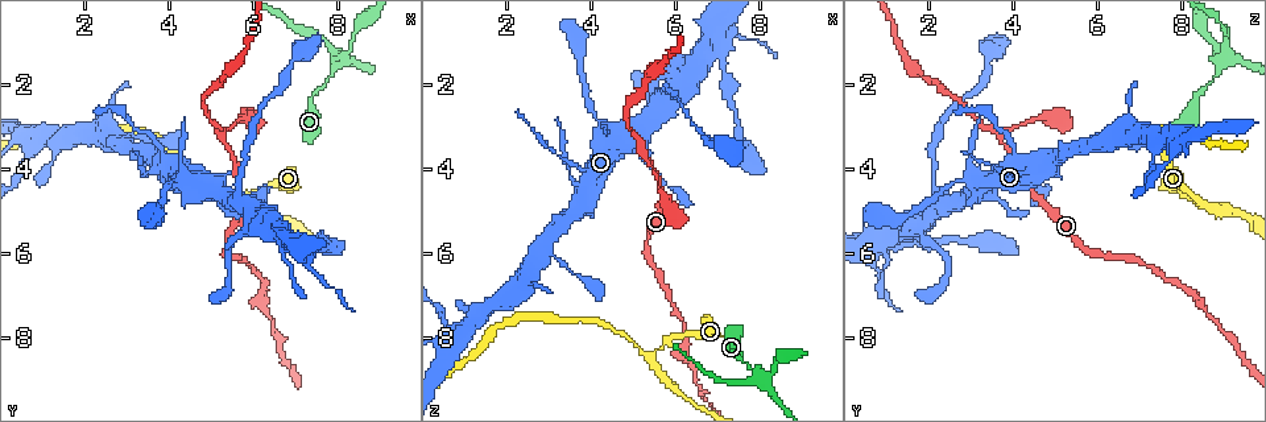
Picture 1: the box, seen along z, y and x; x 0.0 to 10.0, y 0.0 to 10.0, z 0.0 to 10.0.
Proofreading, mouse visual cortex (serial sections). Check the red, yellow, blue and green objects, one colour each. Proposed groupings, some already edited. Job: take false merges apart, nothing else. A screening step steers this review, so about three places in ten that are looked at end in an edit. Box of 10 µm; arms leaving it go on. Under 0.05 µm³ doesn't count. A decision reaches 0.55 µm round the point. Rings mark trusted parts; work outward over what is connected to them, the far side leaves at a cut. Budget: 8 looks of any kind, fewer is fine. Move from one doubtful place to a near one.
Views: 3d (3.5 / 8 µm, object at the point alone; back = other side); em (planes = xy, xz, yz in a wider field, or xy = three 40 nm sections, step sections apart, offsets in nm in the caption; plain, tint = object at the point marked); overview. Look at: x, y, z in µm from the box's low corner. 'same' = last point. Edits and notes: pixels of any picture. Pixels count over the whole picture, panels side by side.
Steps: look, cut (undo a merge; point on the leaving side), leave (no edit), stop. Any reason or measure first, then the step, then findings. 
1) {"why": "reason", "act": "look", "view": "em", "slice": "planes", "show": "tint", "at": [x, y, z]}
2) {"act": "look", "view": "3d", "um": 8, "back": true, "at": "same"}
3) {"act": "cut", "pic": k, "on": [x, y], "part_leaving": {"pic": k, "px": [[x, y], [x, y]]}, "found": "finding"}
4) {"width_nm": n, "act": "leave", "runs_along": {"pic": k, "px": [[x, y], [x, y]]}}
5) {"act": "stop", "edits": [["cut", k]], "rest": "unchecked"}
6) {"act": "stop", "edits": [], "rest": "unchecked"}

{"why": "three arms meet", "act": "look", "view": "3d", "um": 3.5, "back": true, "at": [5.35, 3.20, 3.75]}

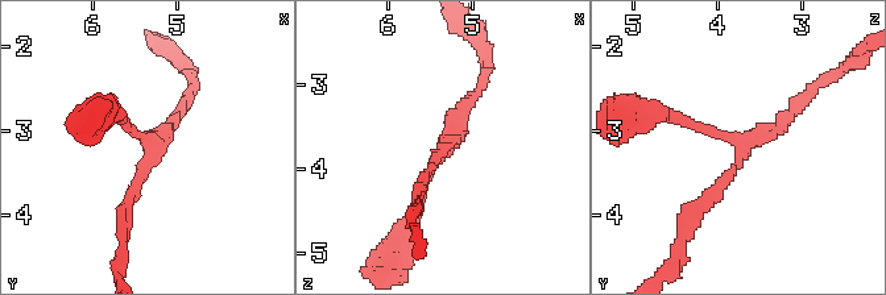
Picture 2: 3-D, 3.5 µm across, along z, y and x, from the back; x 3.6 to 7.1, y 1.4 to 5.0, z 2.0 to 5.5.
{"arms": 3, "arm_widths_nm": [150, 150, 150], "act": "look", "view": "em", "slice": "xy", "step": 1, "show": "tint", "at": [5.30, 3.20, 3.70]}

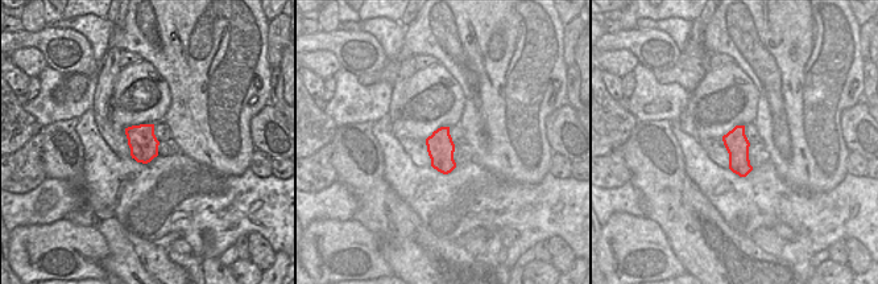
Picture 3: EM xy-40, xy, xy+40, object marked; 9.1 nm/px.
{"act": "look", "view": "em", "slice": "planes", "show": "tint", "at": "same"}

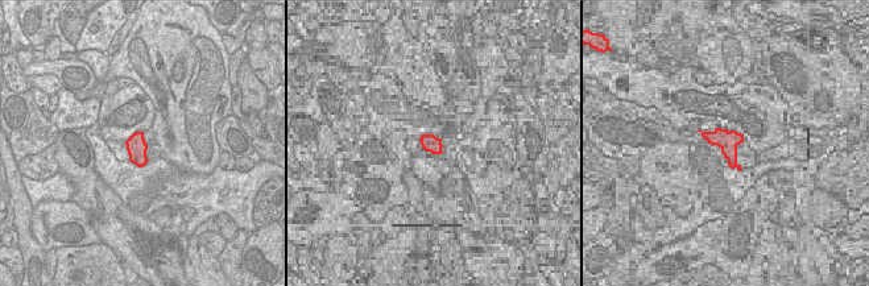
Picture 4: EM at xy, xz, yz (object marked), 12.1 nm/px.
{"width_nm": 240, "act": "leave", "runs_along": {"pic": 2, "px": [[695, 211], [803, 102]]}, "found": "continuous, no second cell"}

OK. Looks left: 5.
{"why": "looks like a crossing", "act": "look", "view": "em", "slice": "xy", "step": 2, "show": "tint", "at": [8.05, 1.40, 9.00]}

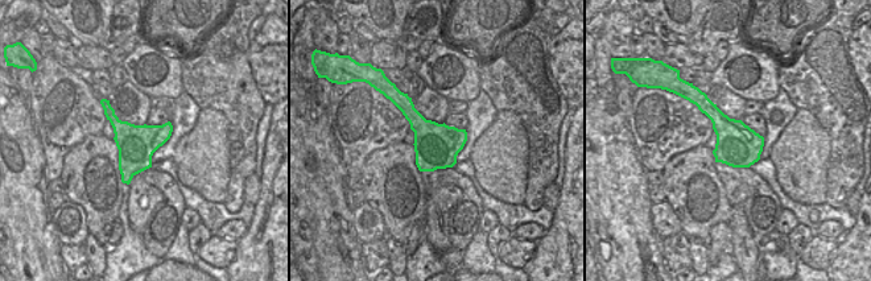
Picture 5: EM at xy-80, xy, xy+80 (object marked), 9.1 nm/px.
{"why": "wider look", "act": "look", "view": "3d", "um": 3.5, "back": true, "at": "same"}

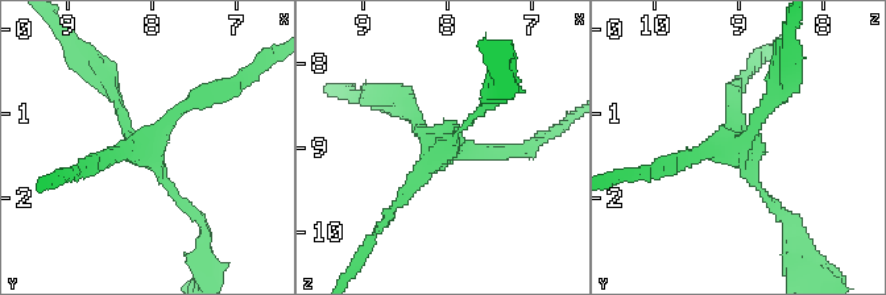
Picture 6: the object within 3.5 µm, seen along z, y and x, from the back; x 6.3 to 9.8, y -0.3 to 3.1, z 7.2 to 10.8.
{"width_nm": 400, "act": "leave", "runs_along": {"pic": 6, "px": [[189, 210], [111, 87]]}, "found": "all the same cell"}

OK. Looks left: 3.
{"why": "three arms meet", "act": "look", "view": "3d", "um": 8, "at": [5.40, 4.85, 8.45]}

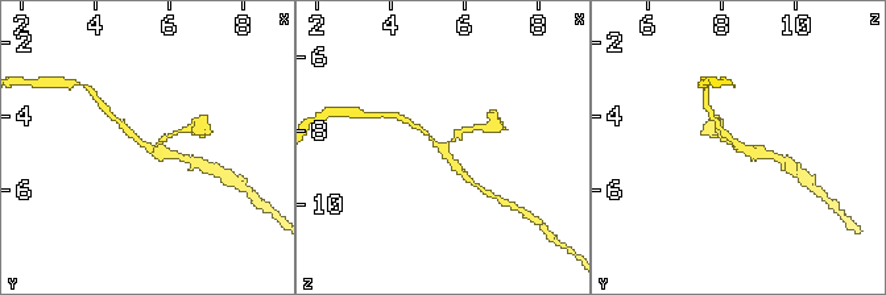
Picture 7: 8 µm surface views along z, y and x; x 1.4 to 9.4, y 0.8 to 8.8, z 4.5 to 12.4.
{"why": "closer look", "act": "look", "view": "3d", "um": 3.5, "at": "same"}

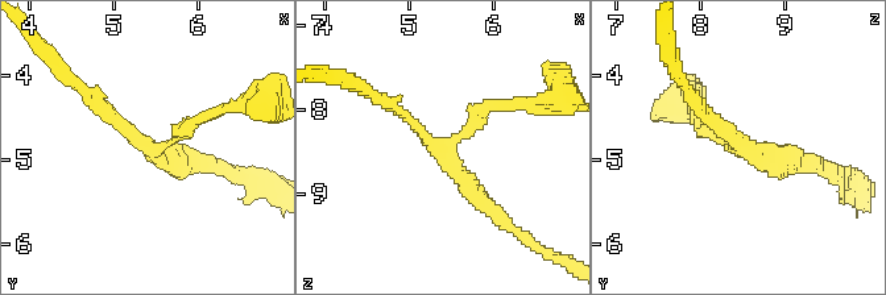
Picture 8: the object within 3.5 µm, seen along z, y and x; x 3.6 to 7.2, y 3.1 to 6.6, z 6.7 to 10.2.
{"arms": 3, "arm_widths_nm": [150, 150, 250], "why": "shape alone is not enough", "act": "look", "view": "em", "slice": "xy", "step": 2, "show": "tint", "at": [5.40, 4.85, 8.45]}

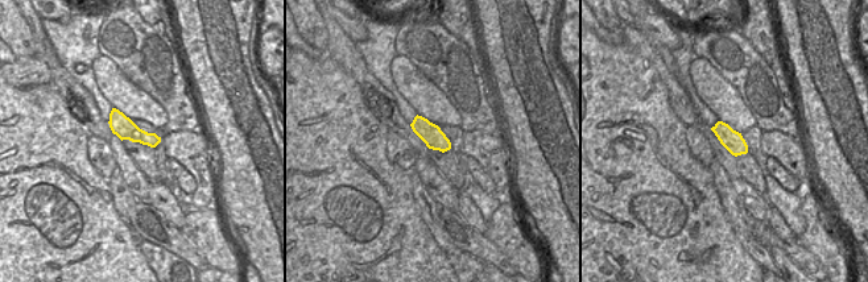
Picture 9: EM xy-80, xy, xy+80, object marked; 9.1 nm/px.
{"width_nm": 190, "act": "leave", "runs_along": {"pic": 8, "px": [[212, 112], [172, 141], [148, 145], [86, 92]]}, "found": "one cell here"}

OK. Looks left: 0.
{"act": "stop", "edits": [], "rest": "unchecked"}

